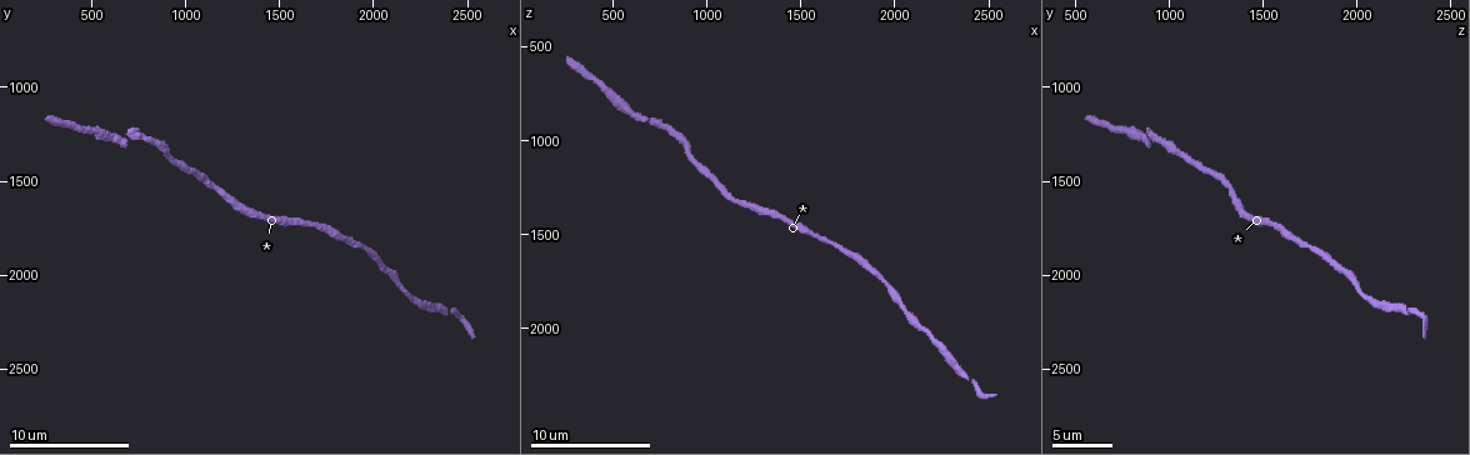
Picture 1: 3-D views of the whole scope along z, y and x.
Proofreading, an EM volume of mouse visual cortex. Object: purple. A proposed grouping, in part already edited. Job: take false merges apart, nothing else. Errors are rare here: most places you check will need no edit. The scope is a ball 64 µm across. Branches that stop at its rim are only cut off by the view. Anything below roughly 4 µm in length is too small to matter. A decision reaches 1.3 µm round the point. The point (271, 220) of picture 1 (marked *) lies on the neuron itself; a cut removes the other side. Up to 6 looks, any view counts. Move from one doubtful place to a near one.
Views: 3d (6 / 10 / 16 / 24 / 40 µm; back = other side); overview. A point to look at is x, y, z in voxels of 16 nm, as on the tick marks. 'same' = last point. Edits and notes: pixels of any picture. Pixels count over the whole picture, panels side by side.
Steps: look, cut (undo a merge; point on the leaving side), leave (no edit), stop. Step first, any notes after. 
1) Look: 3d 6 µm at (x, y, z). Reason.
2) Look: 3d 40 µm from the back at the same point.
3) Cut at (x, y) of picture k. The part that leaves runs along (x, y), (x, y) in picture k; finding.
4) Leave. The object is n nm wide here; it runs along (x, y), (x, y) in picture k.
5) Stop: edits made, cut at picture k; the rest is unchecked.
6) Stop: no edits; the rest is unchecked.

Look: 3d 6 µm at (1930, 1860, 1740). A narrow waist.

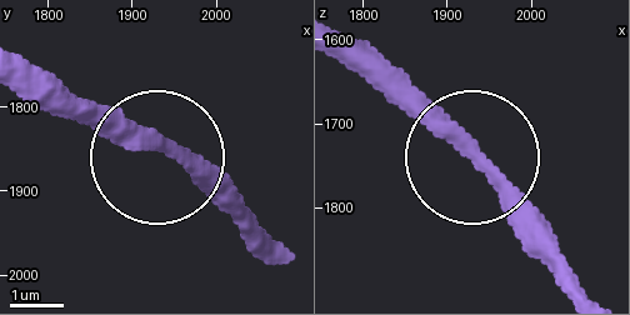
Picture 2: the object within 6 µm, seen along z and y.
Leave. The object is 300 nm wide here; it runs along (344, 35), (465, 139), (569, 269) in picture 2; all the same neuron.

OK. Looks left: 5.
Look: 3d 10 µm at (2250, 2150, 2110). Calibre changes.

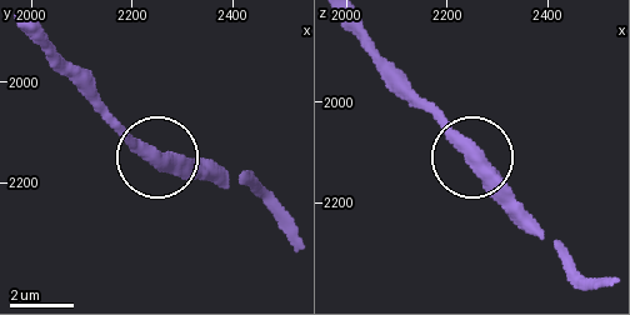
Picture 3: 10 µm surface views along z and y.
Look: 3d 10 µm from the back at (2255, 2150, 2110).

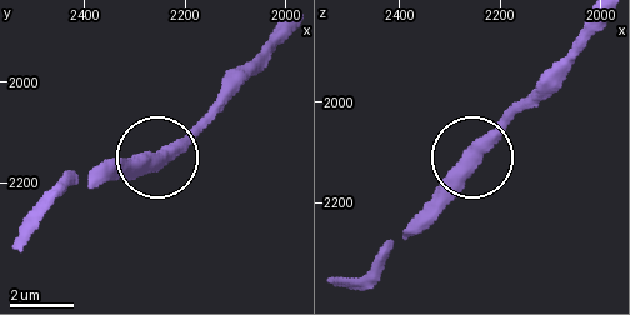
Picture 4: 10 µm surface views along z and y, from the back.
Leave. The object is 460 nm wide here; it runs along (290, 35), (196, 129), (101, 166) in picture 4; all the same neuron.

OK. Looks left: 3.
Look: 3d 10 µm at (690, 1290, 890). Thin neck.

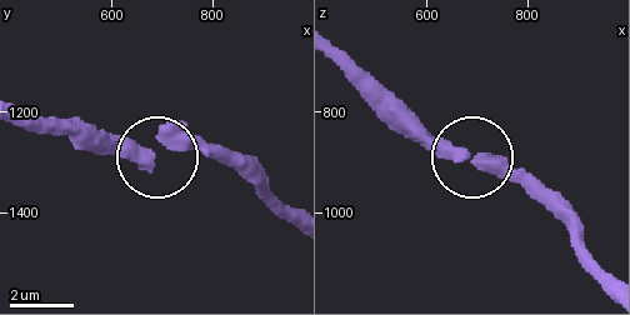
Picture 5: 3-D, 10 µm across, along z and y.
Look: 3d 10 µm from the back at (685, 1280, 890). Other side.

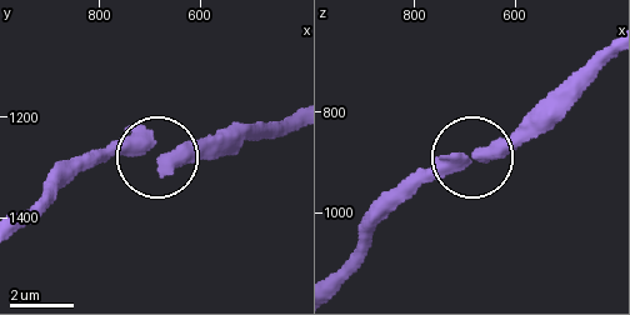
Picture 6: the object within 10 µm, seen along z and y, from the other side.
Leave. All the same neuron.

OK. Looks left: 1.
Stop: no edits; the rest is unchecked.

